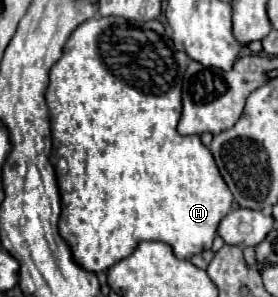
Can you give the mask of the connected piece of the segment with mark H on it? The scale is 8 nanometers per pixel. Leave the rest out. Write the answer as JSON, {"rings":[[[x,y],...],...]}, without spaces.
{"rings":[[[91,18],[75,28],[75,32],[69,36],[63,48],[63,56],[53,64],[49,72],[49,86],[45,90],[45,102],[49,108],[51,134],[53,134],[51,164],[57,174],[61,204],[63,204],[61,218],[59,218],[59,234],[69,244],[73,260],[89,272],[97,274],[97,272],[109,270],[115,262],[131,256],[141,240],[155,240],[155,242],[169,244],[173,248],[173,254],[179,260],[189,260],[191,256],[211,248],[221,218],[231,210],[233,196],[227,184],[223,182],[211,152],[201,144],[199,136],[181,136],[177,132],[177,122],[181,116],[181,80],[187,68],[187,62],[189,62],[187,54],[173,48],[171,38],[167,36],[165,26],[159,20],[131,22],[123,18]]]}

